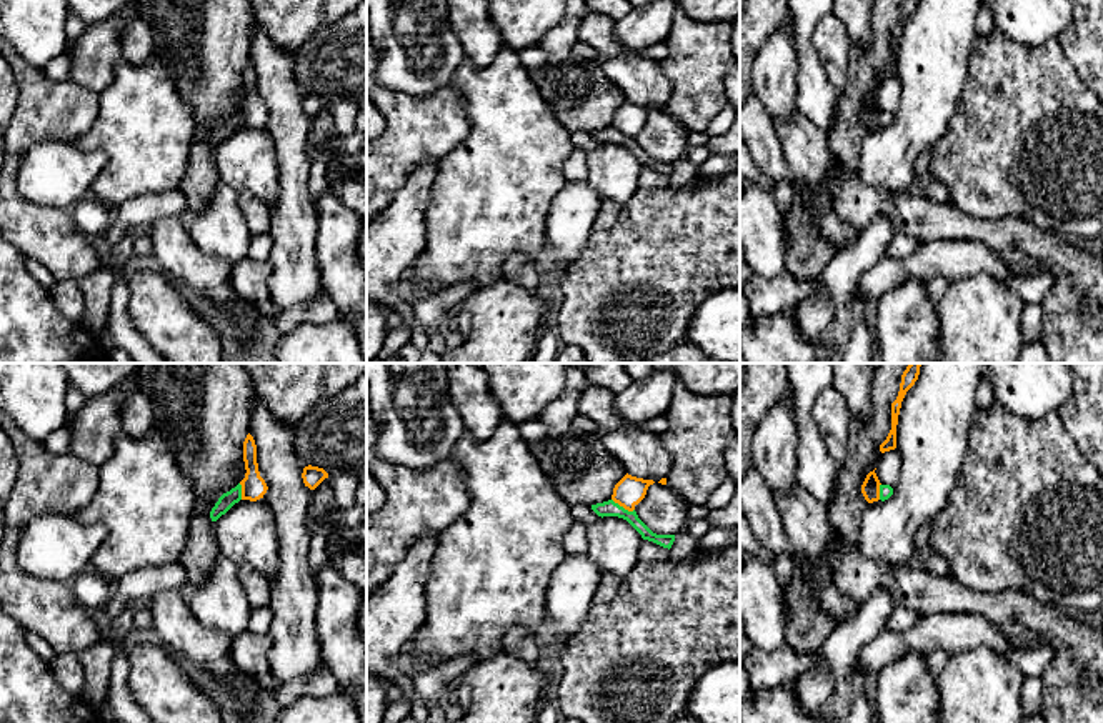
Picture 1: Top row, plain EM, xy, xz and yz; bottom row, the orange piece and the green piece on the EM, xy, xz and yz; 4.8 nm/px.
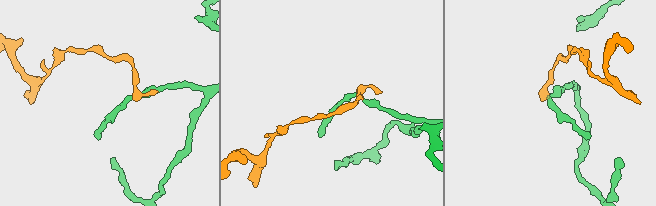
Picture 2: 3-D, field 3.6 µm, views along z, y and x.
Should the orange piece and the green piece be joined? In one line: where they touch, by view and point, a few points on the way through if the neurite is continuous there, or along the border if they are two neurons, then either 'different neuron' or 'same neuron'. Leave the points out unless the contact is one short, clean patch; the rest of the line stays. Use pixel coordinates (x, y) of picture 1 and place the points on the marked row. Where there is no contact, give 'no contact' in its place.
xz (623, 507) | along xz (612, 498), (633, 510) | different neuron

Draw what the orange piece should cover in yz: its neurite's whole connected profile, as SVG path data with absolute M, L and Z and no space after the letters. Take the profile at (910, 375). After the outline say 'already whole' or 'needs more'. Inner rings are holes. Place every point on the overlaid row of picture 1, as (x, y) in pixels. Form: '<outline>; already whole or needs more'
M910 363L906 370L901 375L900 391L896 400L891 403L891 430L886 436L886 440L880 445L880 451L890 451L896 448L896 425L898 425L898 415L901 408L901 401L906 395L906 391L915 385L920 375L921 363Z; already whole

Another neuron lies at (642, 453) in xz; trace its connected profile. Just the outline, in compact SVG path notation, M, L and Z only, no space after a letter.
M578 413L570 428L596 433L605 448L631 476L658 483L670 473L673 465L671 455L658 435L641 430L640 425L626 423L616 430L603 430Z

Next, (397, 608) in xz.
M442 531L428 533L410 546L397 563L393 573L367 598L367 671L380 676L397 678L403 671L405 651L427 620L428 595L433 556L438 550Z

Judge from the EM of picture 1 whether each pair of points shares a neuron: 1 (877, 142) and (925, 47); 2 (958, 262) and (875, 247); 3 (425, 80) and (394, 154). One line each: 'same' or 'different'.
1: same
2: different
3: different

